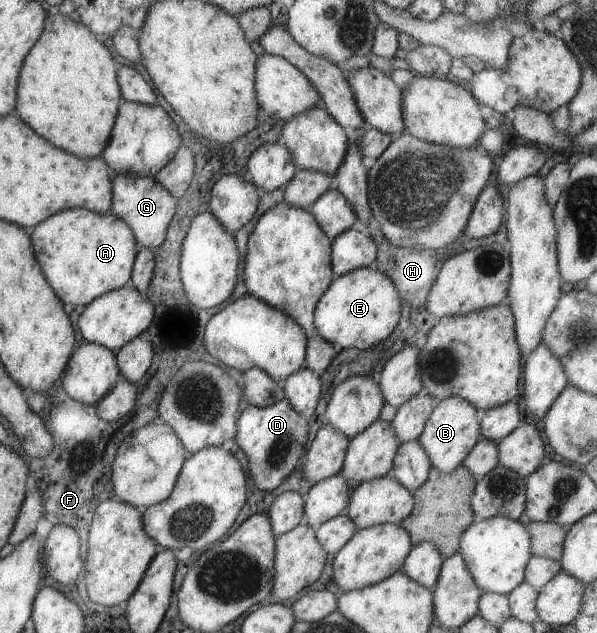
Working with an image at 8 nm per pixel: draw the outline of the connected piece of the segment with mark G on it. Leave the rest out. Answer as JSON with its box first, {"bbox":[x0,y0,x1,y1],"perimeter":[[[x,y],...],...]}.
{"bbox":[111,174,177,250],"perimeter":[[[112,174],[111,211],[130,226],[138,246],[153,250],[165,238],[177,199],[172,197],[152,176],[136,177],[130,174]]]}

